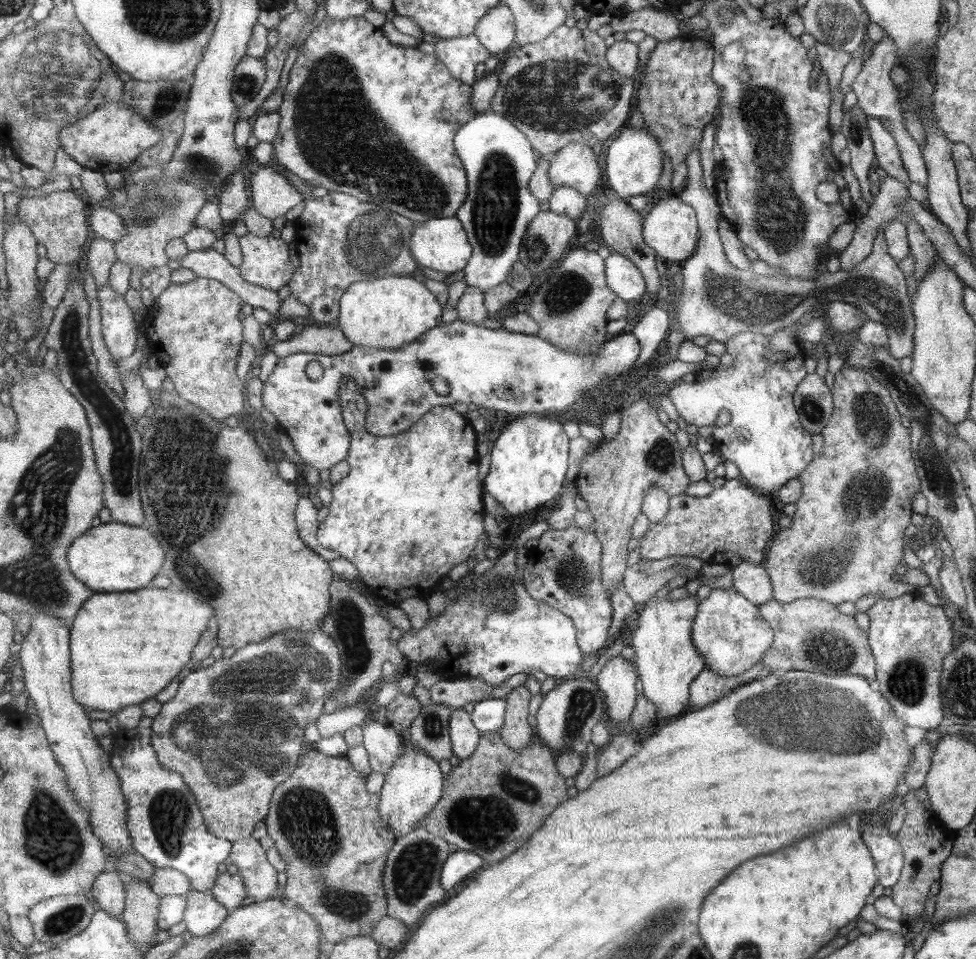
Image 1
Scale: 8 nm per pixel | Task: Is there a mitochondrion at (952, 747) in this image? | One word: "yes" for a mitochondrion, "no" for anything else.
no

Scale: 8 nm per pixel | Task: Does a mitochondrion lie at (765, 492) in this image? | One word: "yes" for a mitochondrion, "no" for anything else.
no

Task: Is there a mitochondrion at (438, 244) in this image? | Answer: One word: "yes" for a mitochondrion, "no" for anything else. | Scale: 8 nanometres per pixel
no

